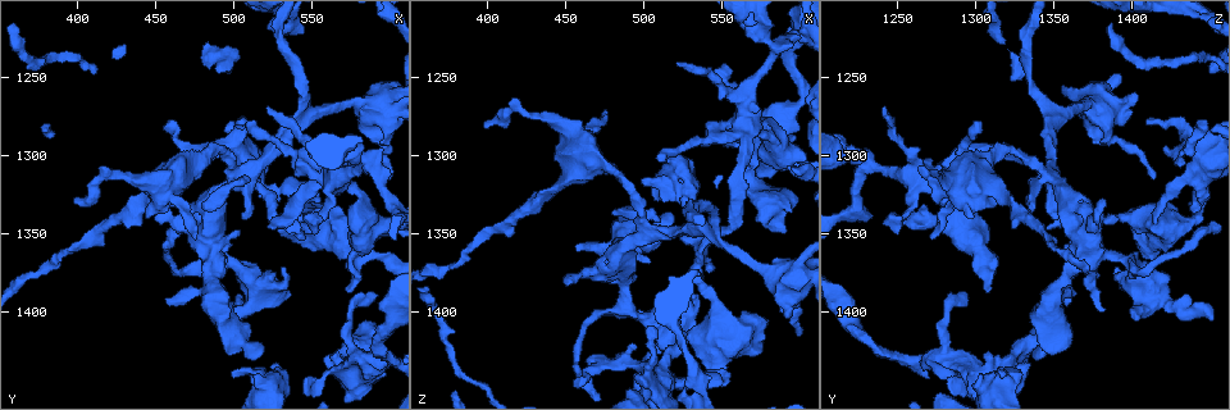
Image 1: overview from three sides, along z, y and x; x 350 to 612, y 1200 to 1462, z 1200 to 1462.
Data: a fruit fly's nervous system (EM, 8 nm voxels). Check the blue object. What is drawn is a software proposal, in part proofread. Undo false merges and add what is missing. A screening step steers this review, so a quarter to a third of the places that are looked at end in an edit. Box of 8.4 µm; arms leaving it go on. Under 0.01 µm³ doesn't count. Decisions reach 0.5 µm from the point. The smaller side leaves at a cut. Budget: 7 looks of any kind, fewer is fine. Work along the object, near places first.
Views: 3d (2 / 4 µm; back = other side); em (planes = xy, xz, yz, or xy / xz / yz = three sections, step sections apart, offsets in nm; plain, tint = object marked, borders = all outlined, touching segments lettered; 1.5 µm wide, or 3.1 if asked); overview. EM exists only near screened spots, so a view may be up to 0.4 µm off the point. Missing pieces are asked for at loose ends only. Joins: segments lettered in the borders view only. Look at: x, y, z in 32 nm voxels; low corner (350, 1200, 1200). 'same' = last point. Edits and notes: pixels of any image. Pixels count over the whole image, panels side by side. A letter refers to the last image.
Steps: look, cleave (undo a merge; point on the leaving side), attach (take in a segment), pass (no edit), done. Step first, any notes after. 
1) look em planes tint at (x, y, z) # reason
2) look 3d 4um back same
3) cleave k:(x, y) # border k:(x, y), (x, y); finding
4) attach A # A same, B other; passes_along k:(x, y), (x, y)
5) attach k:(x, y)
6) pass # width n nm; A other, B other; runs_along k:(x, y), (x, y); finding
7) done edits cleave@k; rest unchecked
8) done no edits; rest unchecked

look 3d 4um at (544, 1338, 1392) # thick turns thin

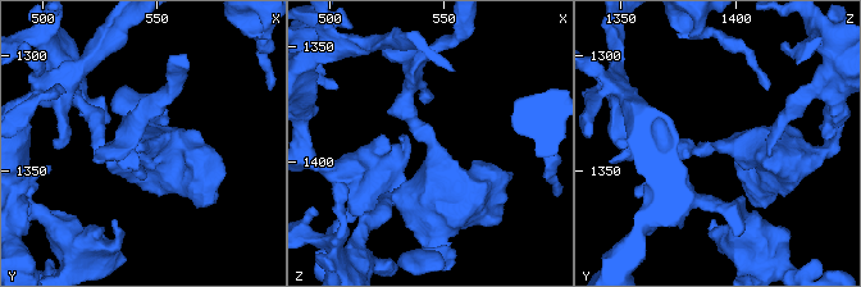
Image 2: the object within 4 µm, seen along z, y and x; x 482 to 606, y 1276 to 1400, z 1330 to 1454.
look em planes borders at (545, 1339, 1389) # arm_widths 220, 600 nm

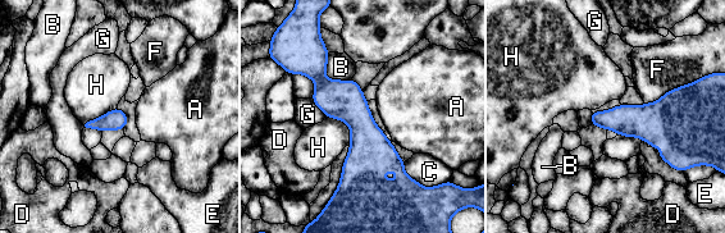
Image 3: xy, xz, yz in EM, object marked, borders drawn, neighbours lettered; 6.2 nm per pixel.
pass # width 130 nm; A other, B other, C other, D other, E other, F other, G other, H other; runs_along 3:(319, 48), (320, 81), (360, 120), (356, 187); one neuron here

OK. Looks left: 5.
look em yz step 8 tint at (494, 1284, 1442) # an open end

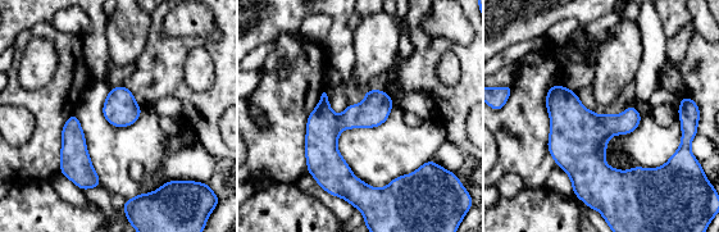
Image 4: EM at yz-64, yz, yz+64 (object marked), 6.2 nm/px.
look em planes tint same

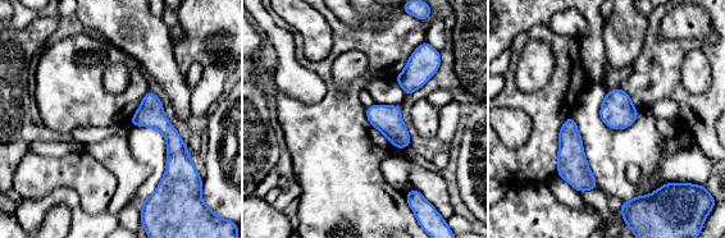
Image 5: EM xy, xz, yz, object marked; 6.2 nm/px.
look em planes borders same # see the neighbours

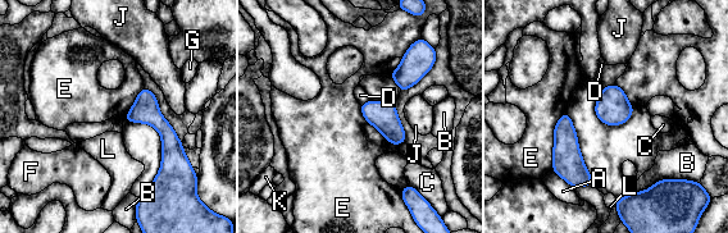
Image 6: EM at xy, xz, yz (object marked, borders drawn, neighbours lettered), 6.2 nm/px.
pass # A other, B other, C other, D other, E other, F other, G other, J other, K other, L other; runs_along 6:(145, 91), (168, 135), (159, 177); no lettered segment goes on from it

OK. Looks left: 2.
look em xz step 4 tint at (498, 1438, 1316) # branch stops here

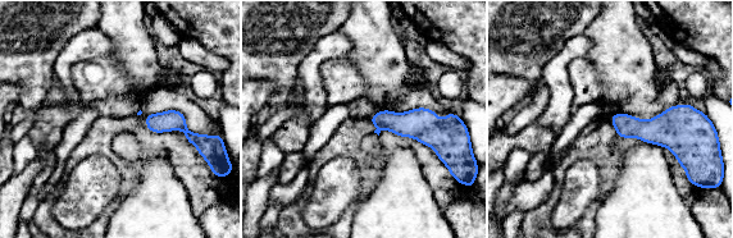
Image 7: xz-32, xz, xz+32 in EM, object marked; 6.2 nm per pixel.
look em planes borders same # another direction

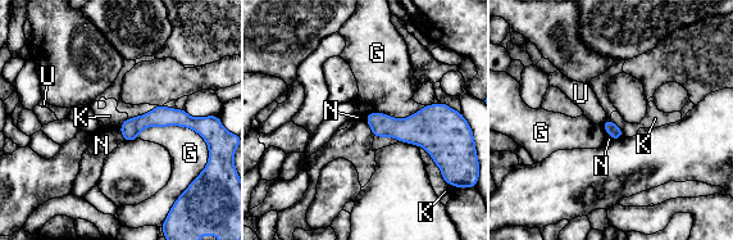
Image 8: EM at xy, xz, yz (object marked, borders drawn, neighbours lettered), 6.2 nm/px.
pass # G other, K other, N other, U other; runs_along 8:(123, 127), (151, 118), (182, 118), (196, 127); none of them fits

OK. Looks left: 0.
done no edits; rest unchecked

